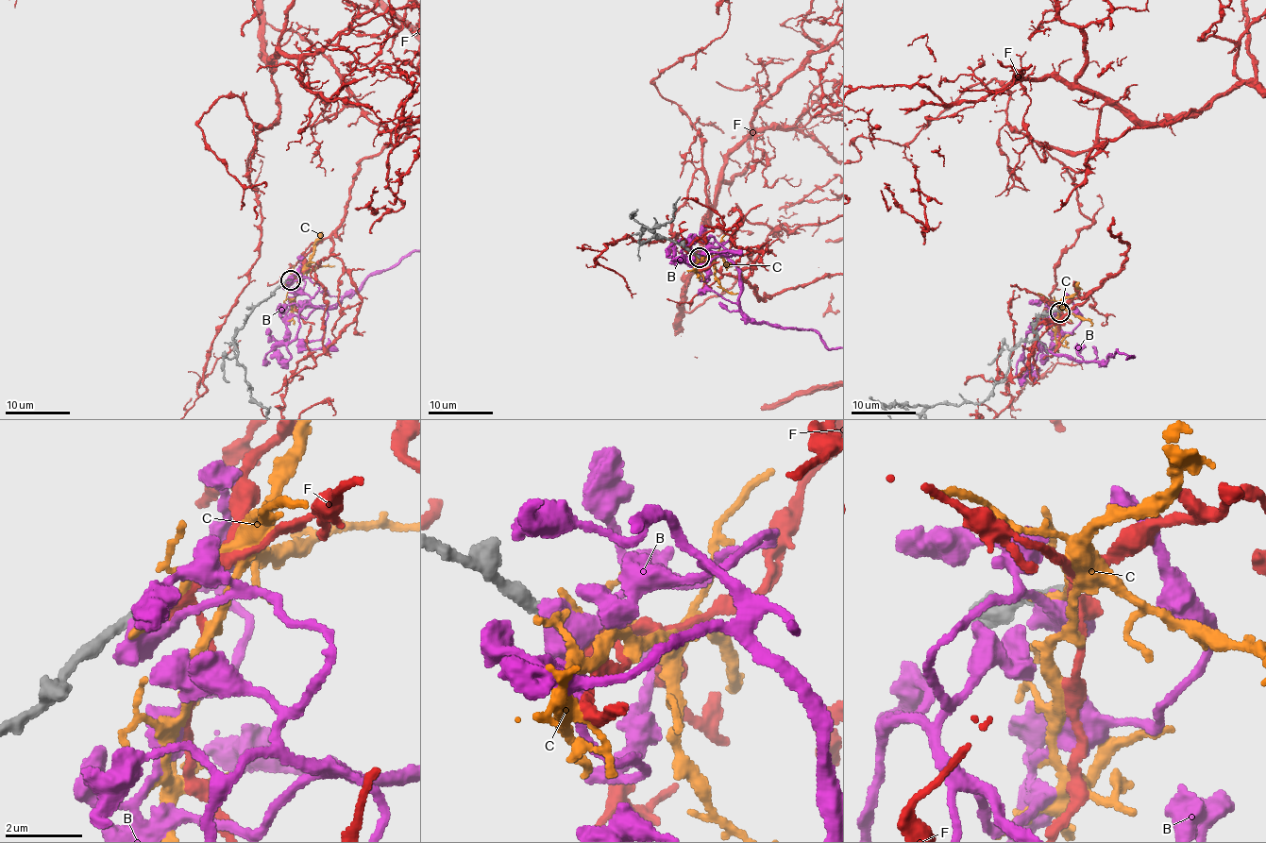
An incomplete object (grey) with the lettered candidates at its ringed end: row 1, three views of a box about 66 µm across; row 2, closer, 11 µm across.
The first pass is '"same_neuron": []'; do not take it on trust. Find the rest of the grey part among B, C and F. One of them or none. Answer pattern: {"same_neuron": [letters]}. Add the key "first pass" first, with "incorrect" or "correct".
{"first pass": "incorrect", "same_neuron": ["F"]}

